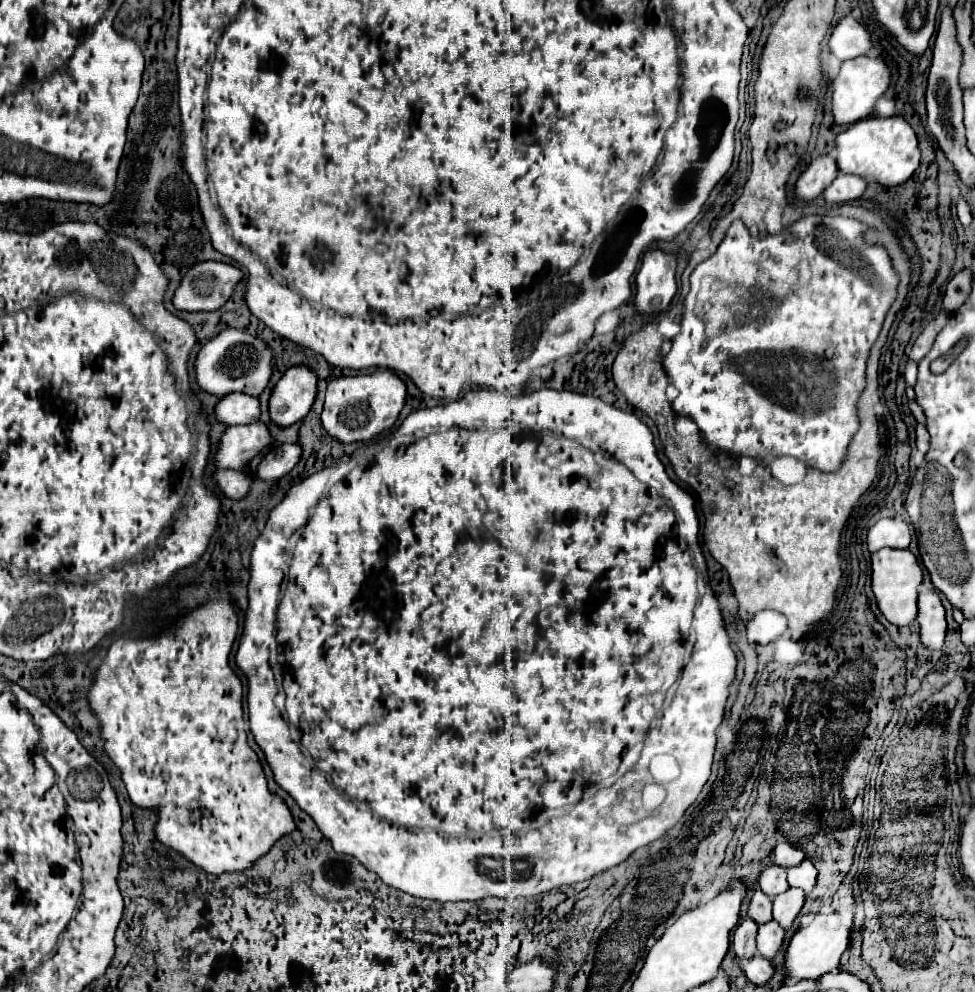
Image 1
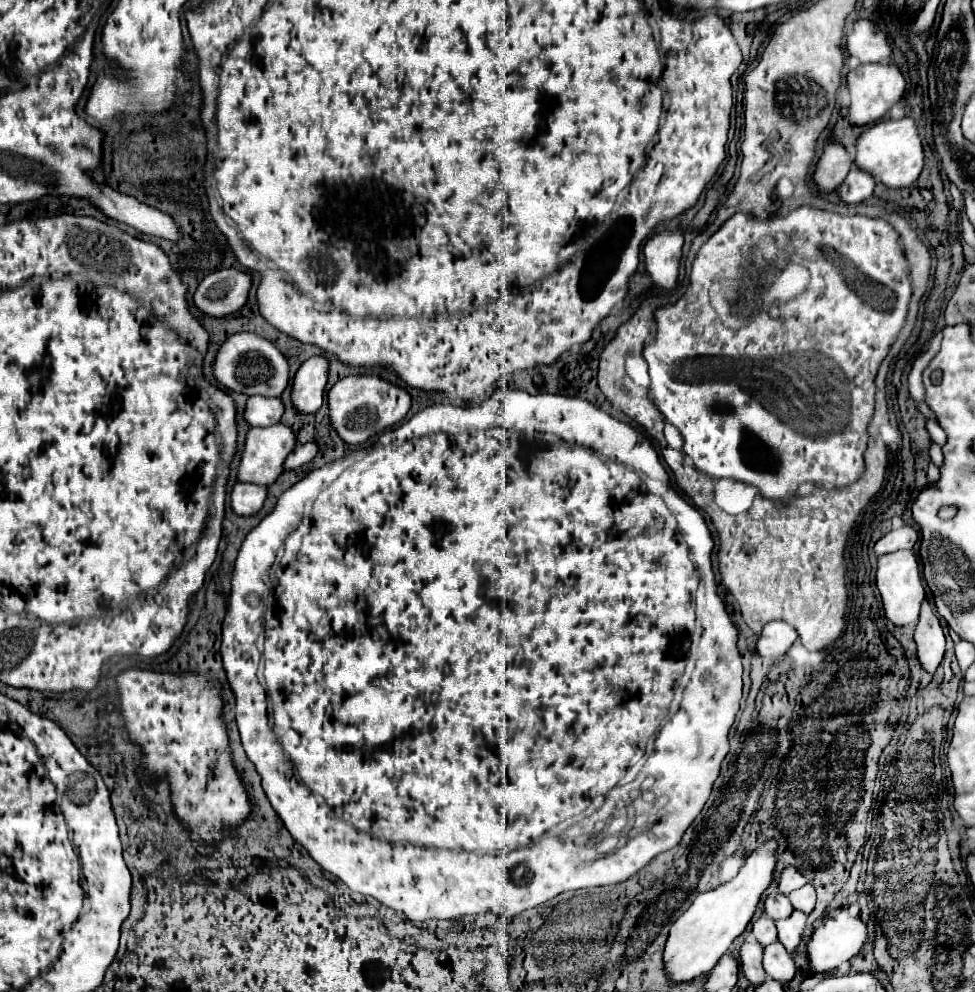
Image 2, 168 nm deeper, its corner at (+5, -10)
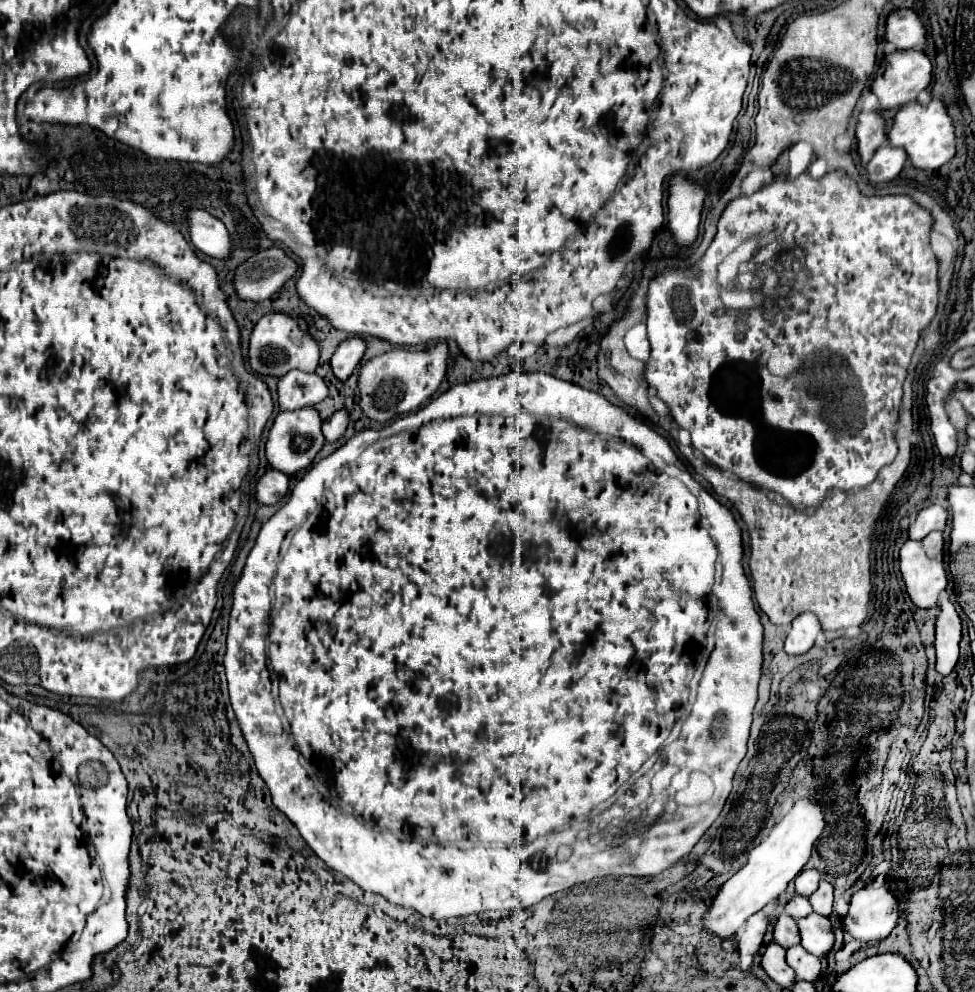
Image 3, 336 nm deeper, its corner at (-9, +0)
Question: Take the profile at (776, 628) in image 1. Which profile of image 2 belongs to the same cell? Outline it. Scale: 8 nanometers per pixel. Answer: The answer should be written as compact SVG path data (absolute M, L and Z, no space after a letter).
M769 622L757 642L757 652L765 658L781 658L797 640L797 630L785 622Z

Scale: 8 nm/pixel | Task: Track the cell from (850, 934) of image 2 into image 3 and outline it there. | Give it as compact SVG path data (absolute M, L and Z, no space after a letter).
M883 878L873 880L863 890L853 894L849 912L843 916L843 930L853 940L879 944L897 926L897 900L877 894L893 894Z

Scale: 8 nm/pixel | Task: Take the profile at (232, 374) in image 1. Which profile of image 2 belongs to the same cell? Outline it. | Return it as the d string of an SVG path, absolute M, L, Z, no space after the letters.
M253 332L233 334L217 352L213 376L229 390L243 394L261 394L261 396L281 396L289 384L289 362L287 358L263 336Z

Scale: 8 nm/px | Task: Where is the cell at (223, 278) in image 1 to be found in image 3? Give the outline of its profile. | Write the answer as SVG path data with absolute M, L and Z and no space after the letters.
M279 248L263 250L241 262L233 276L233 288L241 300L263 302L271 298L297 270L297 264Z

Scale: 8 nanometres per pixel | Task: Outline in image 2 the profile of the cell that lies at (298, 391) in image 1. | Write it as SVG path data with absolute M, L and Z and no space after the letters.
M313 356L303 362L293 380L293 406L299 412L313 414L323 404L323 392L329 374L329 360L325 356Z

